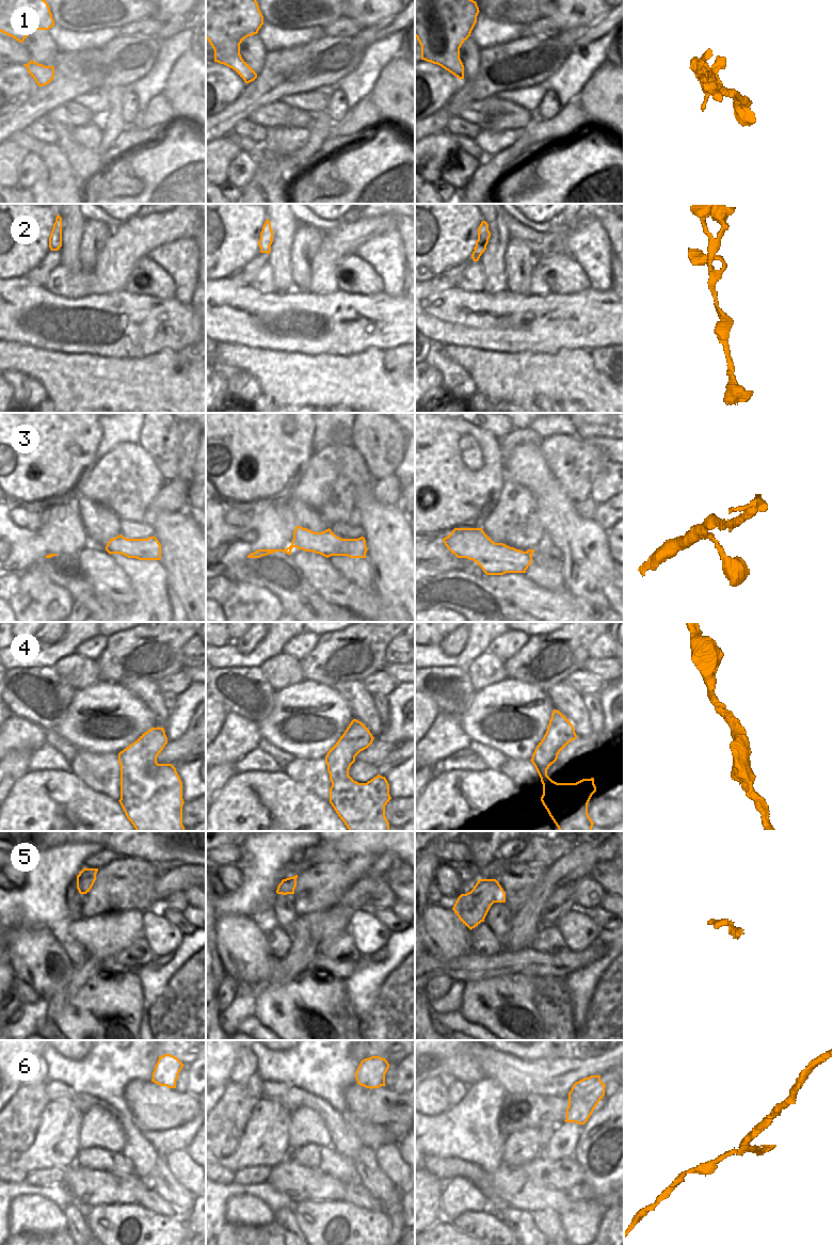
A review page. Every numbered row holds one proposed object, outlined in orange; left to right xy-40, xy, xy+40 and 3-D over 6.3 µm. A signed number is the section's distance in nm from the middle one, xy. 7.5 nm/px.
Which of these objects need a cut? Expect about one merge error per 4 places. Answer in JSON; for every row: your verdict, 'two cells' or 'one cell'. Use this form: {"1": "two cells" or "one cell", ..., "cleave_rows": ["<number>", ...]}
{"1": "one cell", "2": "one cell", "3": "one cell", "4": "one cell", "5": "one cell", "6": "two cells", "cleave_rows": ["6"]}

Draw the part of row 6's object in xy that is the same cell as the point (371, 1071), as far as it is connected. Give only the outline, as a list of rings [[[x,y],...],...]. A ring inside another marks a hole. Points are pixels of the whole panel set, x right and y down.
[[[371,1056],[361,1062],[355,1079],[361,1086],[385,1086],[385,1074],[389,1064],[385,1058]]]

